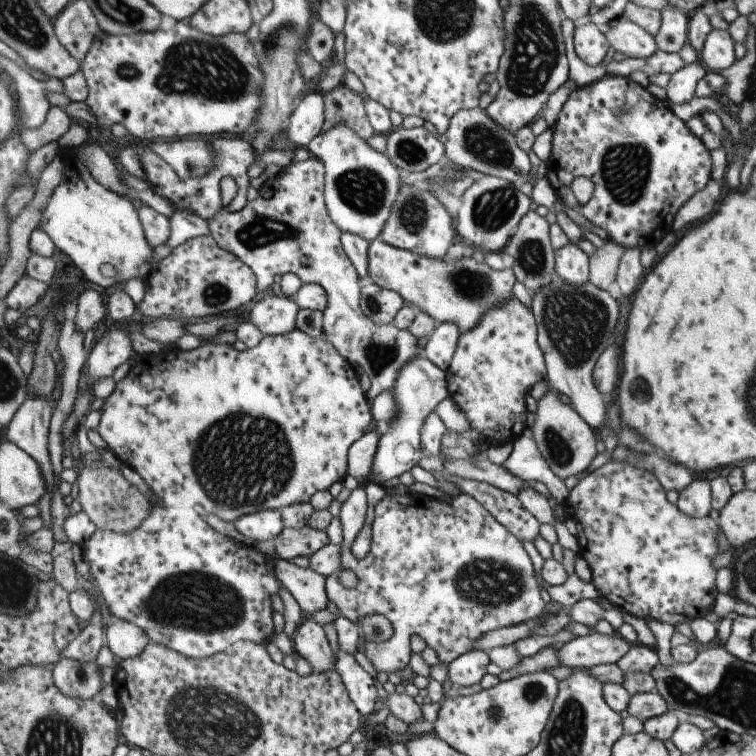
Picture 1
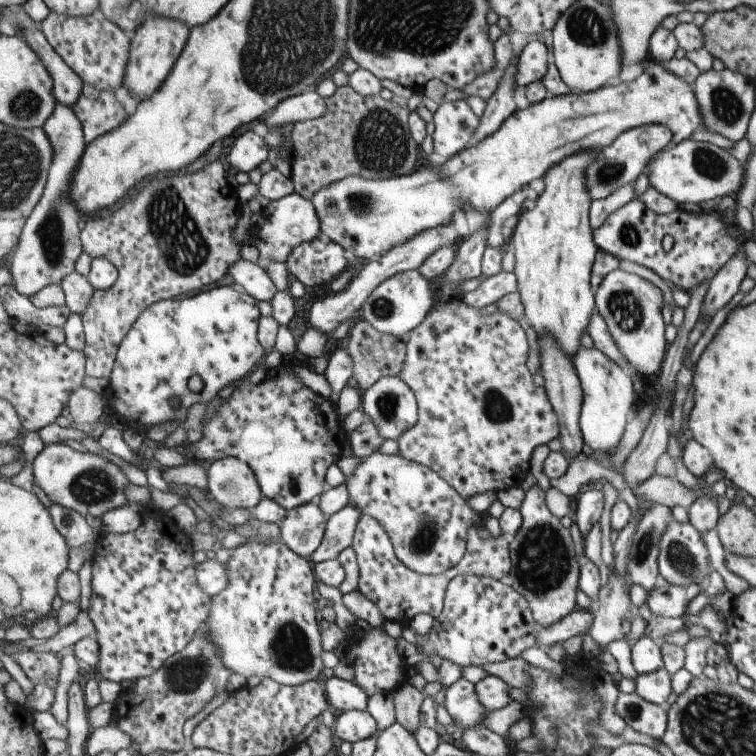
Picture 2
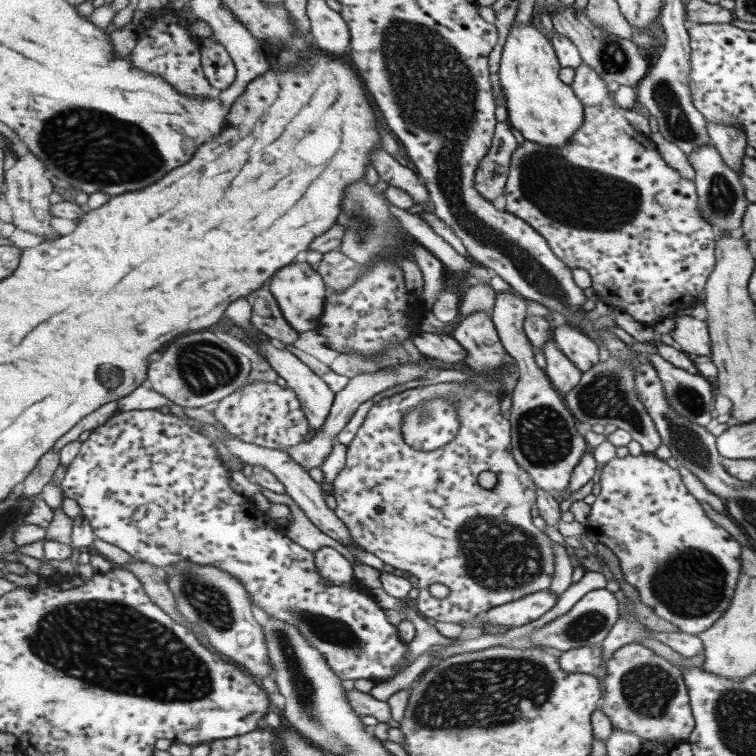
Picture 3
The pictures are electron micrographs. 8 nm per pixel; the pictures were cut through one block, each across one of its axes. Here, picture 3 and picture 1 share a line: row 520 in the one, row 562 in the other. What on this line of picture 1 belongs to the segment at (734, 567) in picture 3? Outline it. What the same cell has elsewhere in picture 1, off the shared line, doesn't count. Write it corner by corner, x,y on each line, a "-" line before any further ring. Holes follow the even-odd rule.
613,460
604,463
594,471
587,474
570,490
570,495
564,502
567,518
573,519
577,523
576,539
580,542
579,556
582,557
591,572
591,581
596,588
599,597
605,598
616,606
617,610
625,611
629,614
647,619
658,620
669,624
689,622
694,618
703,618
712,611
715,594
715,568
711,565
713,556
717,552
717,534
720,532
717,520
709,515
704,517
690,517
680,511
676,505
669,503
665,499
665,491
661,483
649,471
632,467
627,463
617,463

